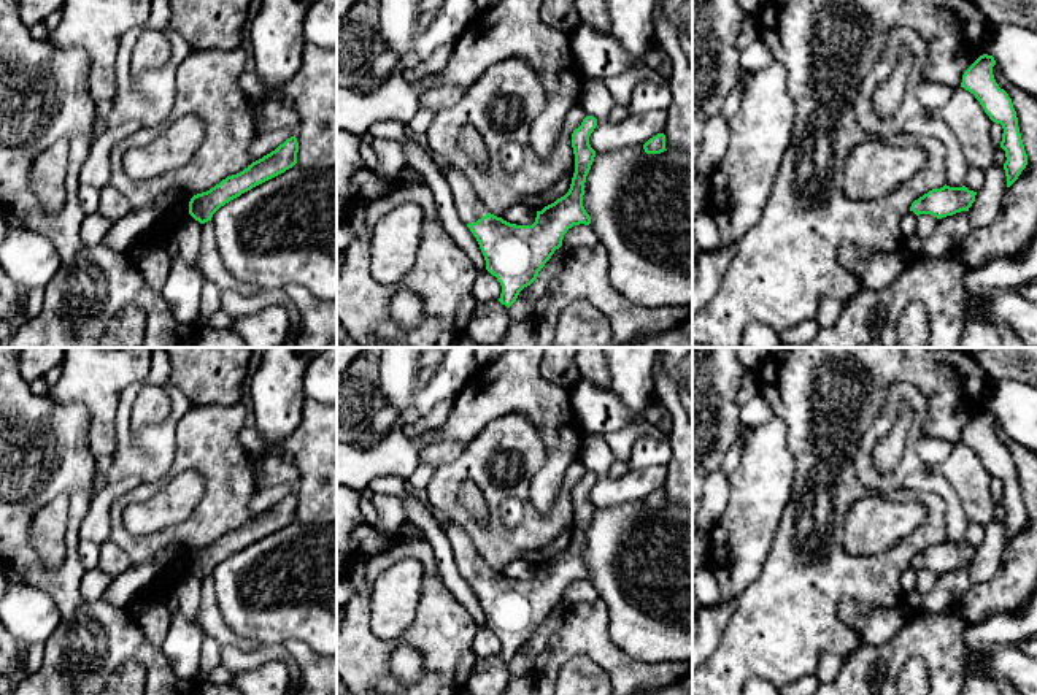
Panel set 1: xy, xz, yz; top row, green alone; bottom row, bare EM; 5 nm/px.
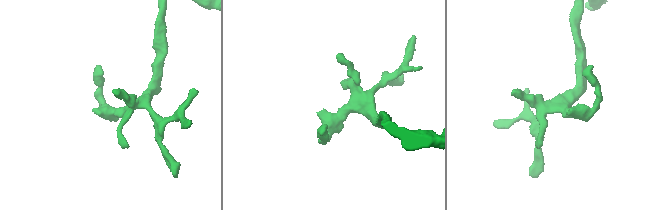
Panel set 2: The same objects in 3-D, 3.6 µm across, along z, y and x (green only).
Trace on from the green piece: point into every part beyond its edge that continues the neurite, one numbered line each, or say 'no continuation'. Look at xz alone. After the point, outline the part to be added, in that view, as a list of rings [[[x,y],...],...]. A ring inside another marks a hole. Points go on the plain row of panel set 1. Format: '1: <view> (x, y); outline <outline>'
1: xz (470, 564); outline [[[437,514],[437,520],[449,539],[454,551],[454,562],[465,581],[476,578],[489,568],[484,559],[475,549],[472,538],[459,525],[445,520],[440,514]]]

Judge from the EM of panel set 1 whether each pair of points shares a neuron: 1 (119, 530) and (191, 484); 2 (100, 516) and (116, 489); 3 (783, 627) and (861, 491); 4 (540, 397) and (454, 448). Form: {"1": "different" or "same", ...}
{"1": "different", "2": "same", "3": "same", "4": "different"}

